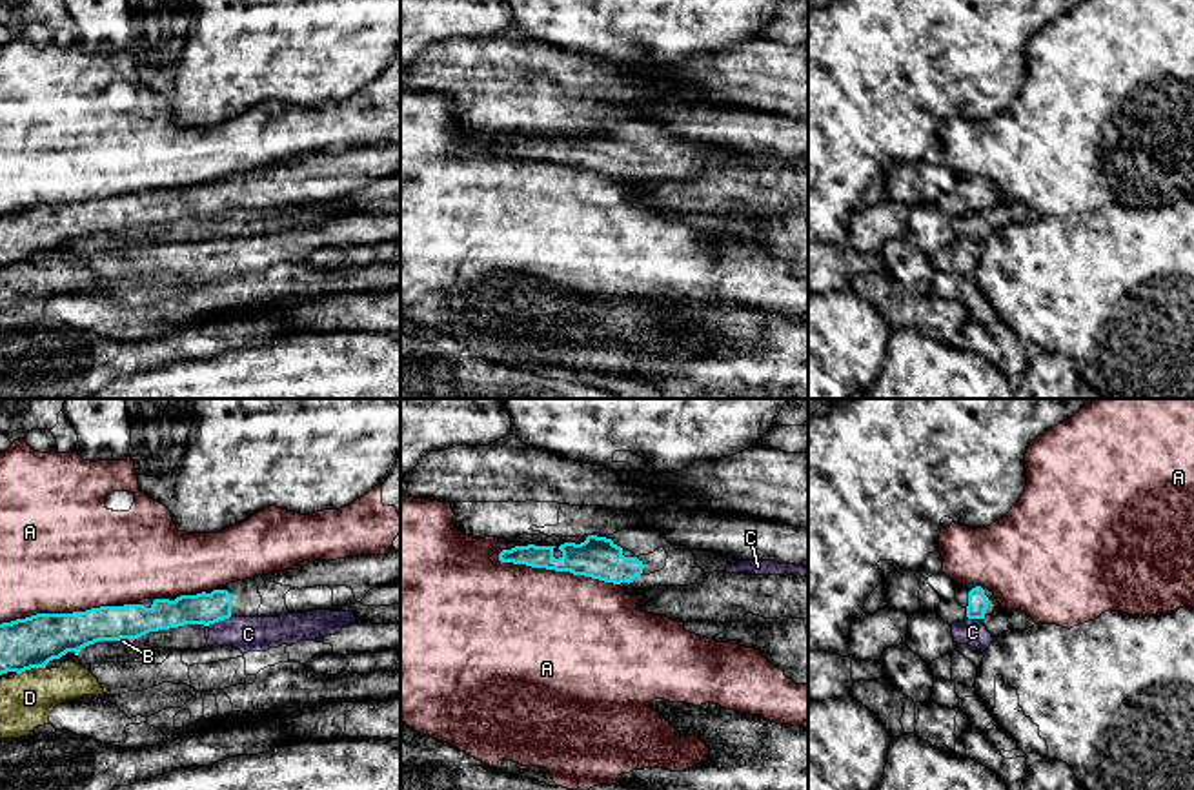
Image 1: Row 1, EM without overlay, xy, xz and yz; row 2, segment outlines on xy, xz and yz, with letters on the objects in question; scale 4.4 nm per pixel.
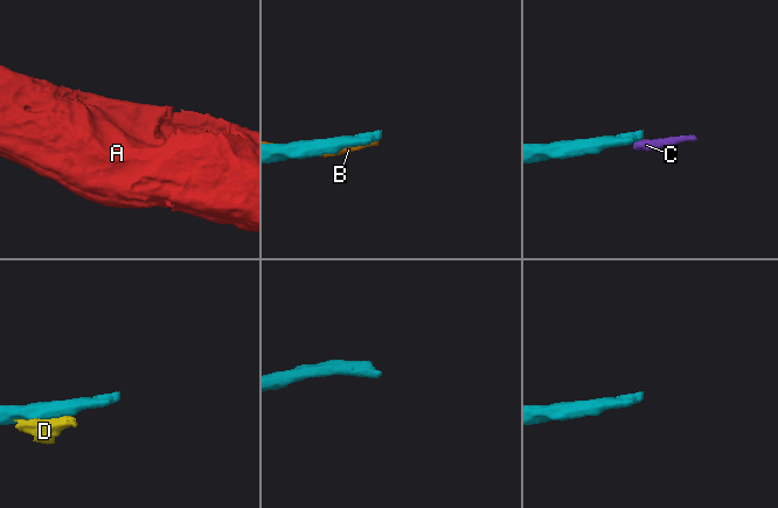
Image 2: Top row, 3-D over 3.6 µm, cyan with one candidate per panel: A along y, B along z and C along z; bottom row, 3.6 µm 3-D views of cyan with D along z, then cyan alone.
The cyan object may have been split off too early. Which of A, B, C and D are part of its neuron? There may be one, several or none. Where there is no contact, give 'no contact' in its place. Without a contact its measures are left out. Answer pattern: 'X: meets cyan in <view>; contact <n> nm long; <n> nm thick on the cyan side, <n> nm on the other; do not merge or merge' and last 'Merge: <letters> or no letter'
A: meets cyan in xz; contact 550 nm long; 190 nm thick on the cyan side, 500 nm on the other; do not merge
B: meets cyan in xy; contact 190 nm long; 190 nm thick on the cyan side, 30 nm on the other; do not merge
C: meets cyan in xy; contact 120 nm long; 140 nm thick on the cyan side, 160 nm on the other; do not merge
D: meets cyan in xy; contact 130 nm long; 220 nm thick on the cyan side, 240 nm on the other; do not merge
Merge: no letter

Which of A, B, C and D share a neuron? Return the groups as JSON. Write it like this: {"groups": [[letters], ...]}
{"groups": [["A"], ["B", "C"], ["D"]]}

